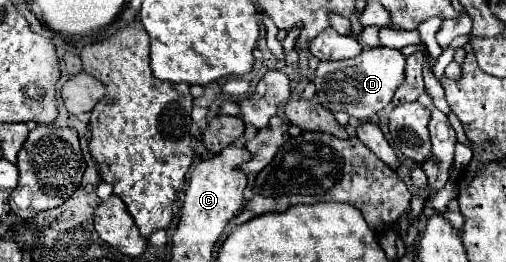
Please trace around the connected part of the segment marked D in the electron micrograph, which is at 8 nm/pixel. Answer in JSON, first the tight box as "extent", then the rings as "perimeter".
{"extent":[312,48,404,122],"perimeter":[[[370,48],[362,54],[348,58],[348,60],[328,60],[320,62],[316,68],[316,76],[312,80],[316,88],[316,100],[330,110],[346,112],[348,116],[354,116],[362,122],[370,120],[374,114],[378,114],[382,108],[386,108],[398,90],[398,86],[404,82],[404,56],[396,48]]]}

